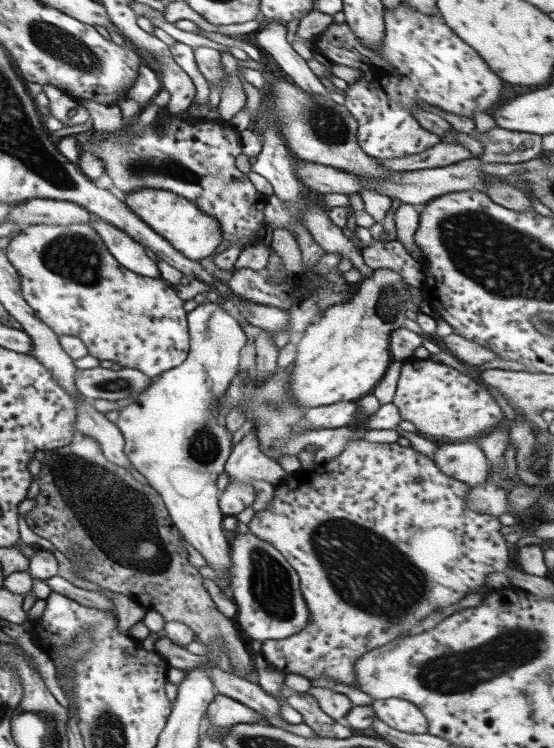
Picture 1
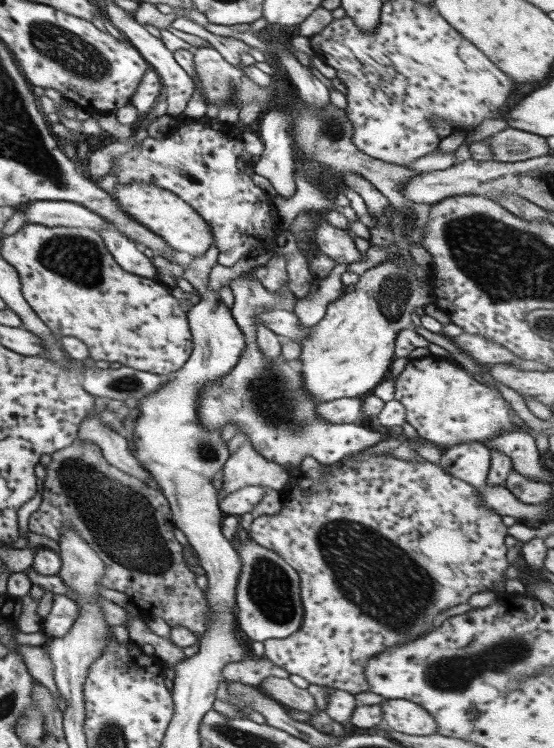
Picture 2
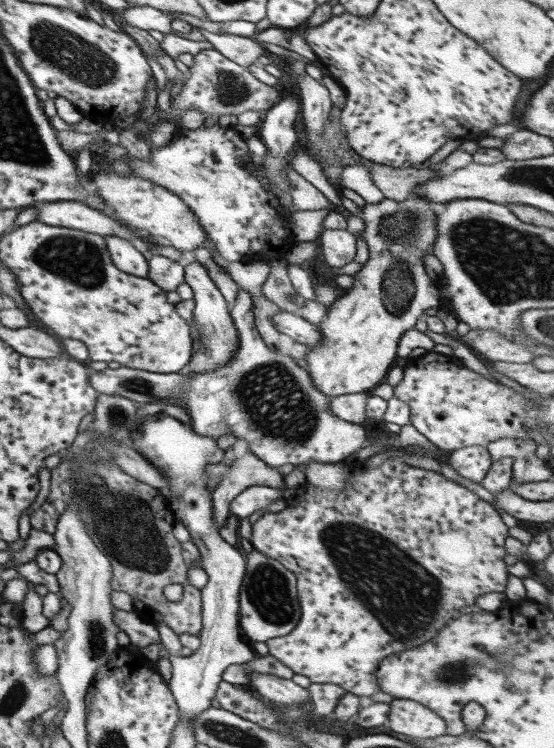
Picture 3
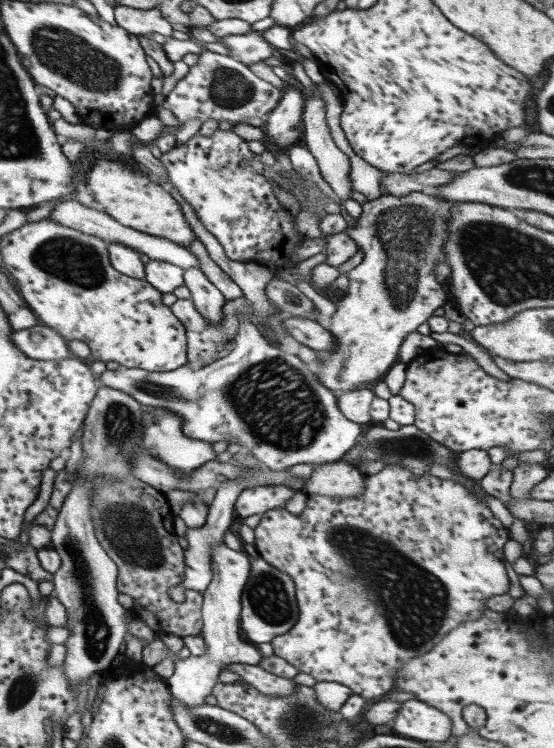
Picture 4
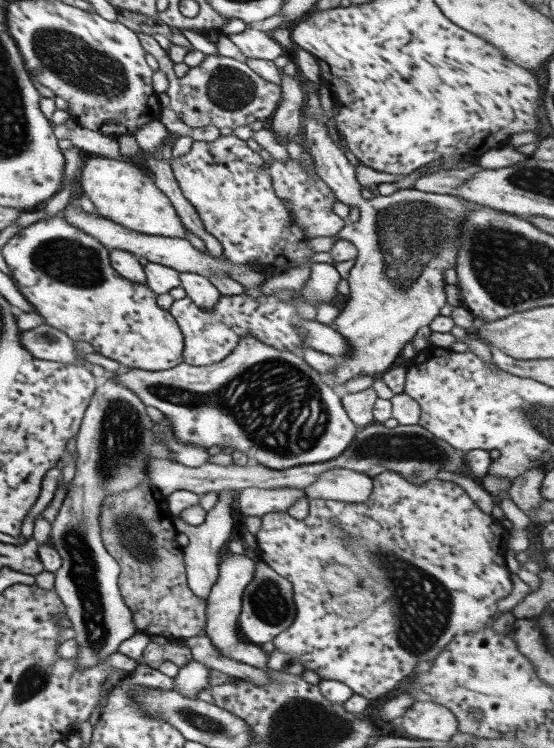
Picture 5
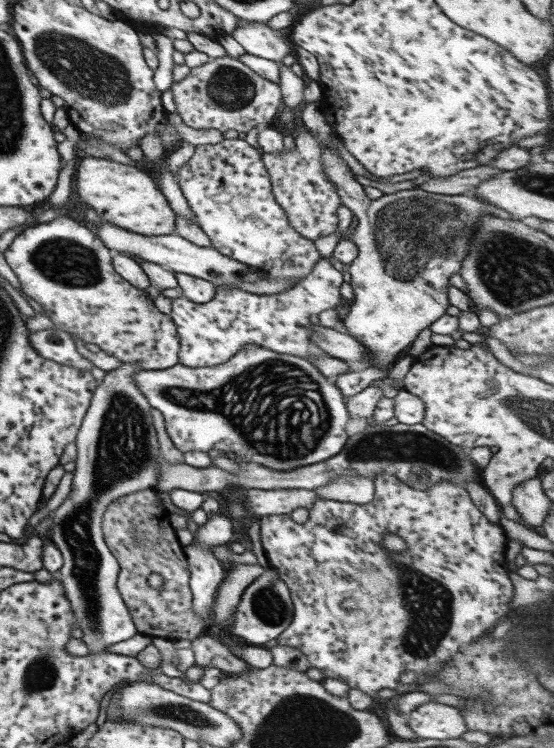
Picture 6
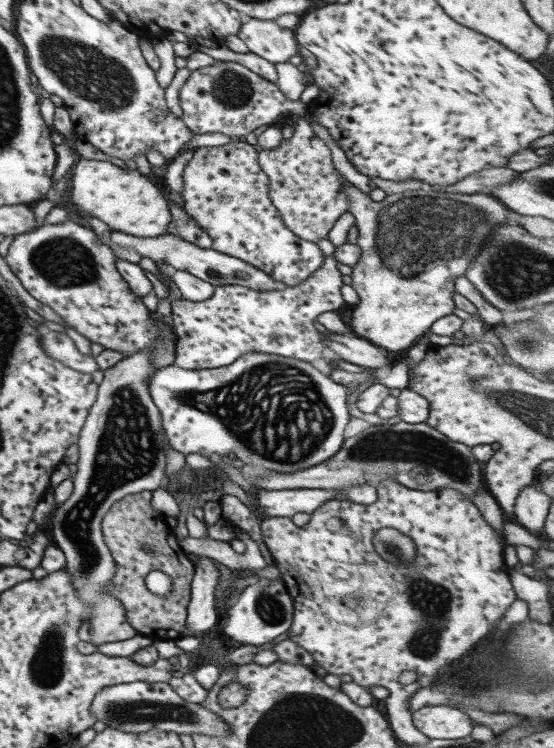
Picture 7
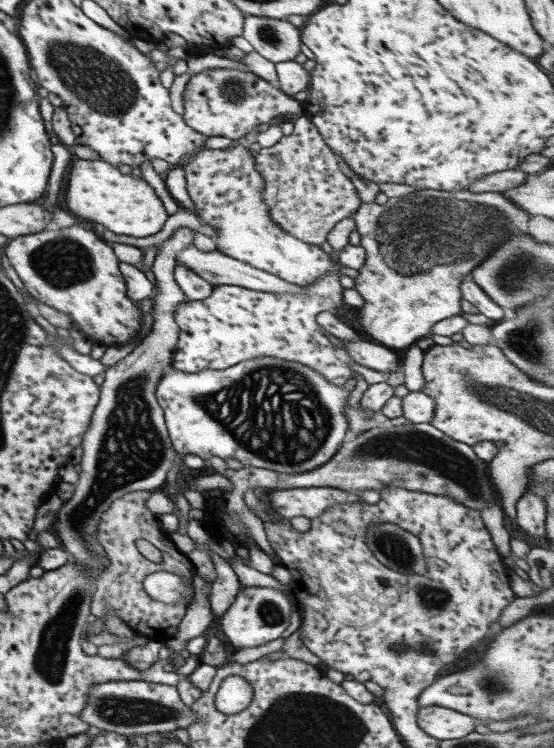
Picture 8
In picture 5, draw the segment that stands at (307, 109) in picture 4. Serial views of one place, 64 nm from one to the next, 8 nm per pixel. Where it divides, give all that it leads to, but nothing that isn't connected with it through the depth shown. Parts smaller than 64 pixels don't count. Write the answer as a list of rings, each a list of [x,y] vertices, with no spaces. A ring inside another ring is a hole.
[[[306,119],[304,122],[306,122],[304,136],[313,157],[315,171],[331,188],[338,202],[356,206],[361,212],[357,222],[349,221],[348,226],[334,236],[315,236],[309,239],[314,252],[329,252],[338,239],[349,240],[357,248],[355,264],[350,269],[350,277],[347,279],[350,294],[334,324],[334,329],[343,334],[351,344],[351,356],[342,362],[337,361],[337,367],[331,373],[334,374],[336,384],[344,384],[348,379],[358,375],[376,376],[390,370],[404,346],[416,336],[416,332],[424,325],[430,326],[440,315],[440,310],[446,306],[445,280],[442,275],[448,268],[454,269],[456,266],[459,225],[467,218],[472,205],[478,204],[470,203],[456,195],[432,194],[414,188],[398,189],[388,196],[376,194],[372,199],[363,198],[360,195],[363,188],[357,181],[355,167],[331,140],[330,128],[314,119]]]

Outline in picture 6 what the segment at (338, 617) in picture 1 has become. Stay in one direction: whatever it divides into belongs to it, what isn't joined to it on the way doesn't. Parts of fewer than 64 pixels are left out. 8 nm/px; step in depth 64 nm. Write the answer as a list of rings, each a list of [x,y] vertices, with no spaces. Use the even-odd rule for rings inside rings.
[[[382,473],[375,479],[374,499],[370,500],[368,504],[354,505],[318,498],[314,500],[314,505],[309,512],[310,518],[305,524],[296,524],[290,515],[273,515],[260,518],[260,540],[270,562],[269,566],[288,585],[294,607],[291,624],[276,638],[278,645],[299,648],[308,657],[311,667],[321,670],[326,678],[340,678],[340,680],[348,682],[350,687],[357,688],[376,701],[379,690],[383,688],[396,690],[400,686],[400,674],[404,674],[408,670],[417,673],[422,681],[431,680],[432,674],[441,668],[443,662],[454,656],[463,644],[470,644],[475,638],[485,634],[486,630],[495,628],[498,622],[511,615],[511,610],[508,607],[514,596],[514,589],[509,577],[506,558],[508,538],[500,525],[492,524],[476,508],[464,487],[454,485],[454,482],[442,481],[436,482],[430,486],[430,489],[414,489],[400,481],[396,476],[392,476],[390,473]],[[389,535],[398,535],[404,540],[406,549],[402,553],[388,553],[384,549],[382,542]],[[334,562],[346,562],[348,566],[352,566],[360,574],[362,586],[356,586],[356,588],[358,588],[358,594],[362,594],[362,596],[358,596],[358,598],[364,600],[364,594],[366,594],[366,600],[362,604],[358,604],[358,608],[354,608],[354,610],[342,608],[342,598],[344,598],[344,596],[340,596],[342,586],[334,586],[334,574],[330,572],[330,570],[334,570]]]

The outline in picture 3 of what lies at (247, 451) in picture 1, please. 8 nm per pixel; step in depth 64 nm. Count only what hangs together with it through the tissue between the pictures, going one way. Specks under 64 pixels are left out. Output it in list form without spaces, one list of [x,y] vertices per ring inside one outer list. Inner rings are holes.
[[[246,453],[241,458],[236,458],[234,464],[229,466],[228,475],[222,477],[219,486],[212,493],[212,499],[214,500],[214,525],[220,529],[226,525],[226,521],[231,516],[230,503],[232,499],[240,495],[246,488],[250,486],[270,486],[270,488],[276,488],[276,490],[285,490],[288,488],[285,484],[285,469],[270,466],[263,460],[260,460],[254,453]]]

